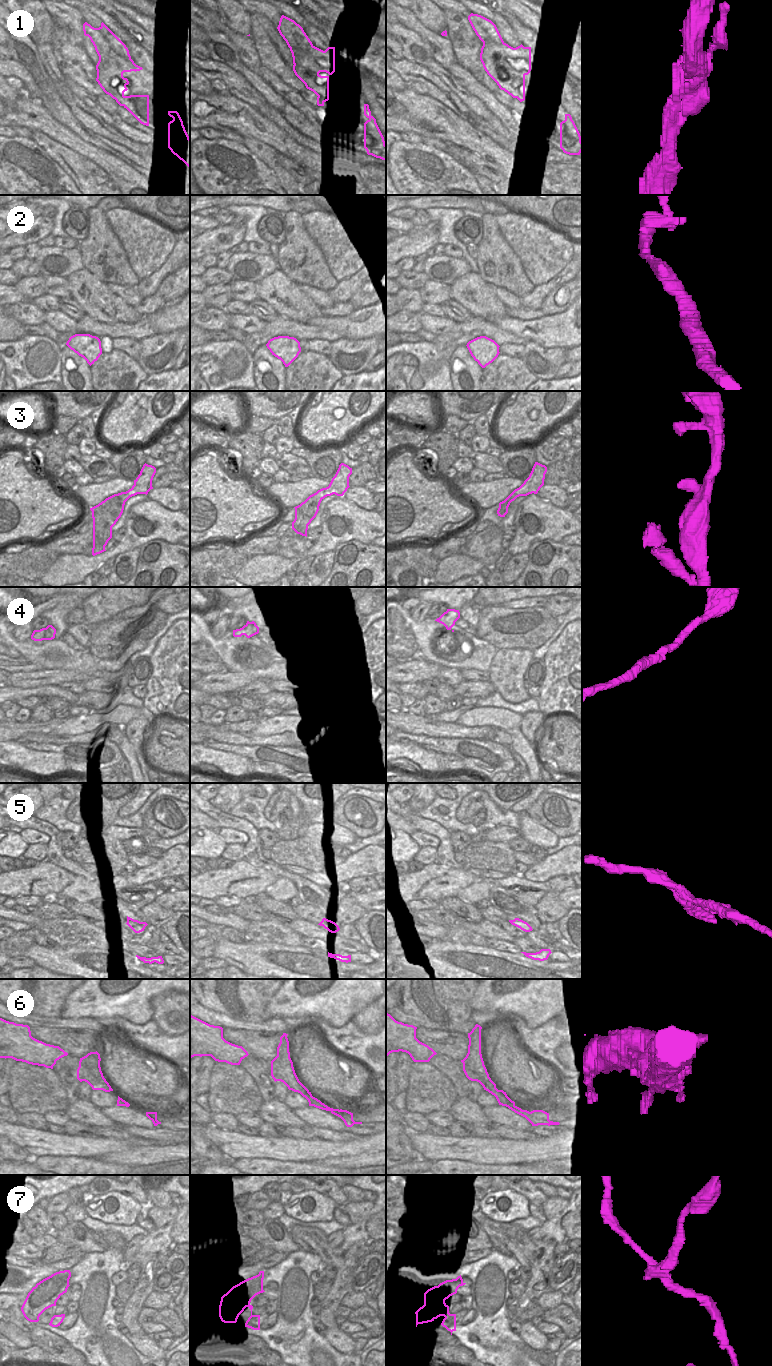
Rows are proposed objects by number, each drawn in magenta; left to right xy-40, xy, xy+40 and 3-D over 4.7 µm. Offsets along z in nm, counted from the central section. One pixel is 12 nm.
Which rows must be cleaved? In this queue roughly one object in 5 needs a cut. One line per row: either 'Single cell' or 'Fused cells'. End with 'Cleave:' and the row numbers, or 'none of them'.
1: Single cell
2: Single cell
3: Single cell
4: Single cell
5: Single cell
6: Single cell
7: Fused cells
Cleave: 7.

